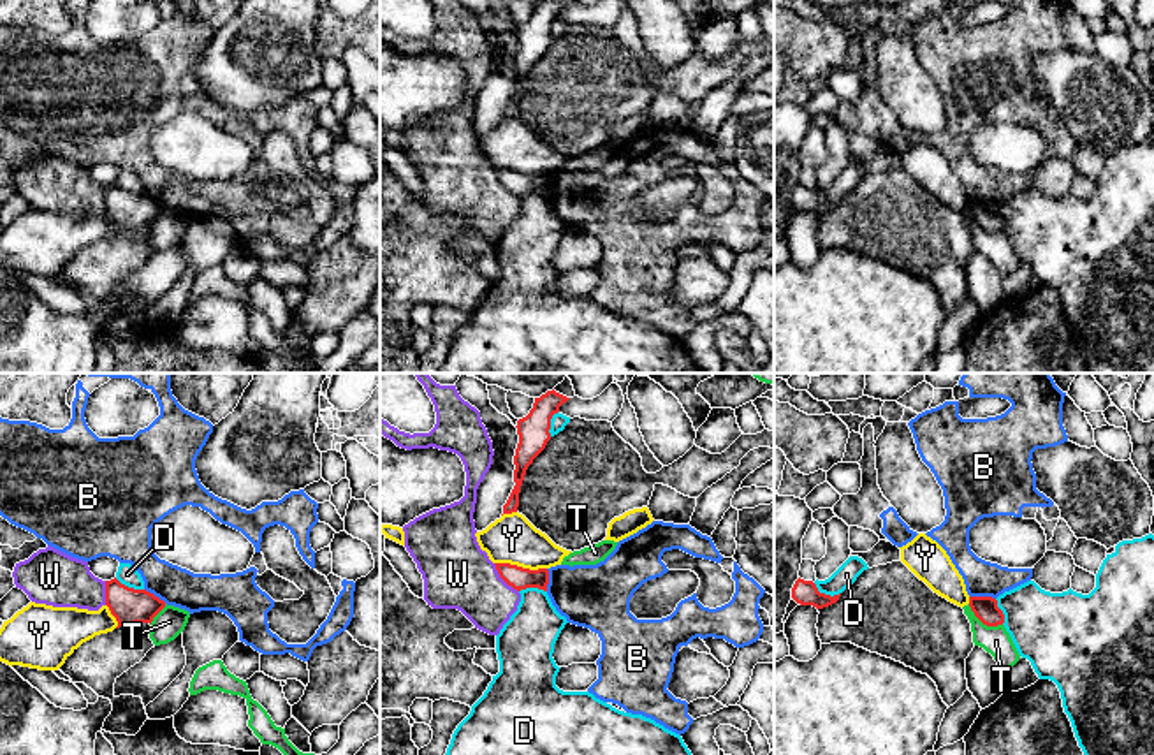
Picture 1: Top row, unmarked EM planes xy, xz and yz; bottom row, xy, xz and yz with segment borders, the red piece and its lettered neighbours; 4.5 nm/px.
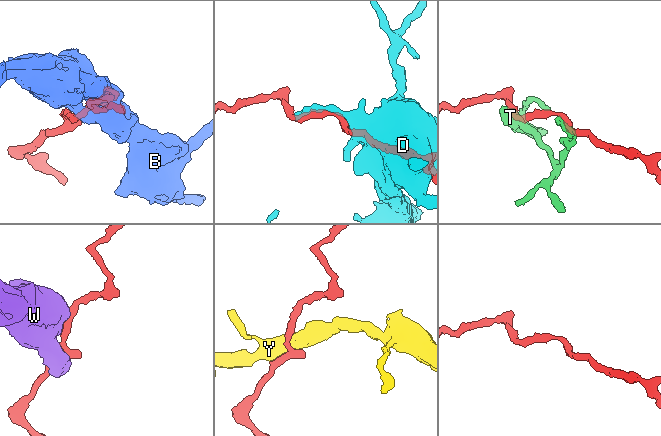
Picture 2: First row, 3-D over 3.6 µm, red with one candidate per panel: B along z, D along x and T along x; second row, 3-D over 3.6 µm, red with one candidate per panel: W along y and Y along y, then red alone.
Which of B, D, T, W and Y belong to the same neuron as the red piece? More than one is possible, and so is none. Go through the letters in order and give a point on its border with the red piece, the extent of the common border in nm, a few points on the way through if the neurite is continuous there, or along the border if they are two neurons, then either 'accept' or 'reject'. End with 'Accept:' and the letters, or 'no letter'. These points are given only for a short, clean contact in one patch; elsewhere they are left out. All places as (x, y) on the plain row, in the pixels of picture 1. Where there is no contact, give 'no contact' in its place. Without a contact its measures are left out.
B: meets red in yz at (982, 203); contact 120 nm long; border along yz (970, 201), (991, 201), (994, 205); reject
D: meets red in yz at (824, 199); contact 140 nm long; reject
T: meets red in yz at (984, 229); contact 190 nm long; border along yz (968, 210), (984, 229), (1001, 231); reject
W: meets red in xz at (503, 185); contact 180 nm long; reject
Y: meets red in xz at (521, 173); contact 240 nm long; reject
Accept: no letter

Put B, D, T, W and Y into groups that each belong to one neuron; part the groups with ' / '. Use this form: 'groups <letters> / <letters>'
groups B / D / T / W / Y

